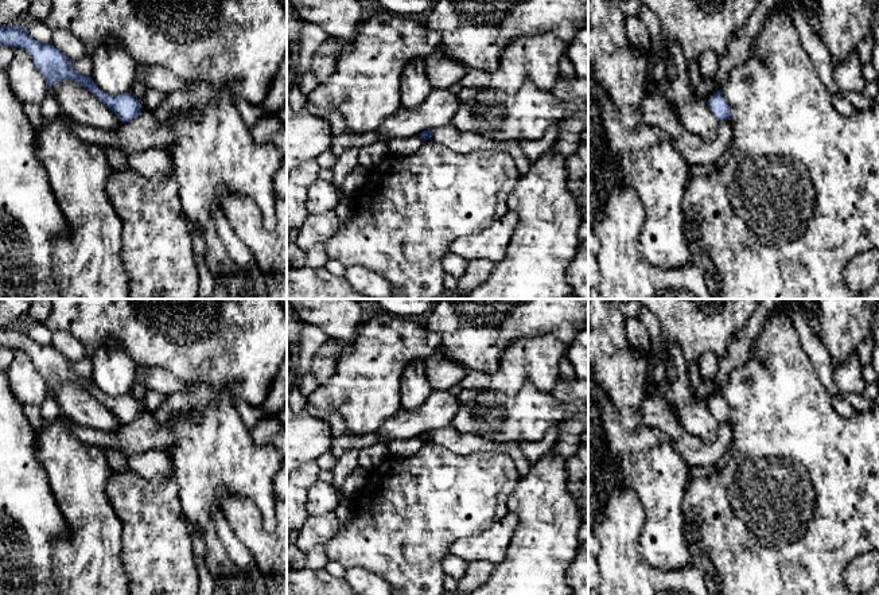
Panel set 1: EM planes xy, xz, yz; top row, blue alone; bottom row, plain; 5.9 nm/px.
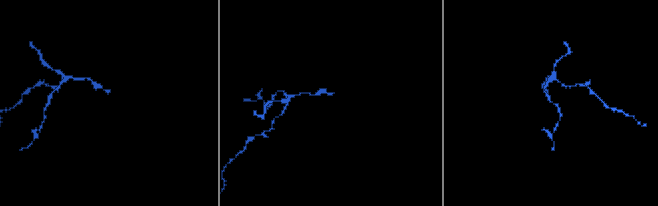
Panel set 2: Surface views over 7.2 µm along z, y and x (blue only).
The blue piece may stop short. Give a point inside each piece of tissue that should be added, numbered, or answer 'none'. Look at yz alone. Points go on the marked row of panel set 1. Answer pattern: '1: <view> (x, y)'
none

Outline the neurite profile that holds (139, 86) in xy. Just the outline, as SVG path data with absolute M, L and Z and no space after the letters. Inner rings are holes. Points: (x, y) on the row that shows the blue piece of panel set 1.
M136 75L129 93L137 100L141 108L144 108L144 94L149 88L145 83L145 78L143 75Z

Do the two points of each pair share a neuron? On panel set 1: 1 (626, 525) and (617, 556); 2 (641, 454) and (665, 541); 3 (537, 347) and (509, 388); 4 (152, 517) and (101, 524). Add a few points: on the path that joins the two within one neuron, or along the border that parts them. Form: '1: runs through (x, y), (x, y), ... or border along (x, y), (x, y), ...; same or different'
1: runs through (618, 533), (618, 548); same
2: runs through (658, 475), (662, 520); same
3: runs through (528, 357), (509, 378); same
4: border along (105, 493), (121, 524), (120, 553); different

